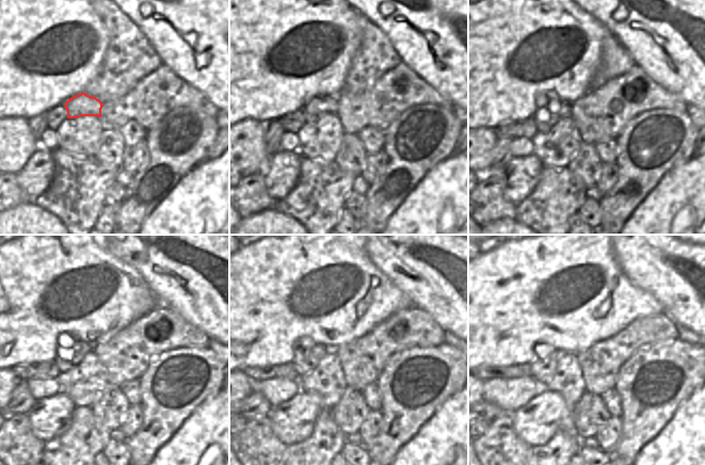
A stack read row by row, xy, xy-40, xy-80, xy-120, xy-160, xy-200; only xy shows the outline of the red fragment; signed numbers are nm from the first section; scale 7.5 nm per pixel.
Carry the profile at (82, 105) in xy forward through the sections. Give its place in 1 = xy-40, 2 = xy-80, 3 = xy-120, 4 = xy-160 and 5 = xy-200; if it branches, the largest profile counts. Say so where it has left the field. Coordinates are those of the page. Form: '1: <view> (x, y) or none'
1: xy-40 (320, 105)
2: xy-80 (544, 118)
3: xy-120 (66, 358)
4: xy-160 (304, 362)
5: xy-200 (543, 370)

